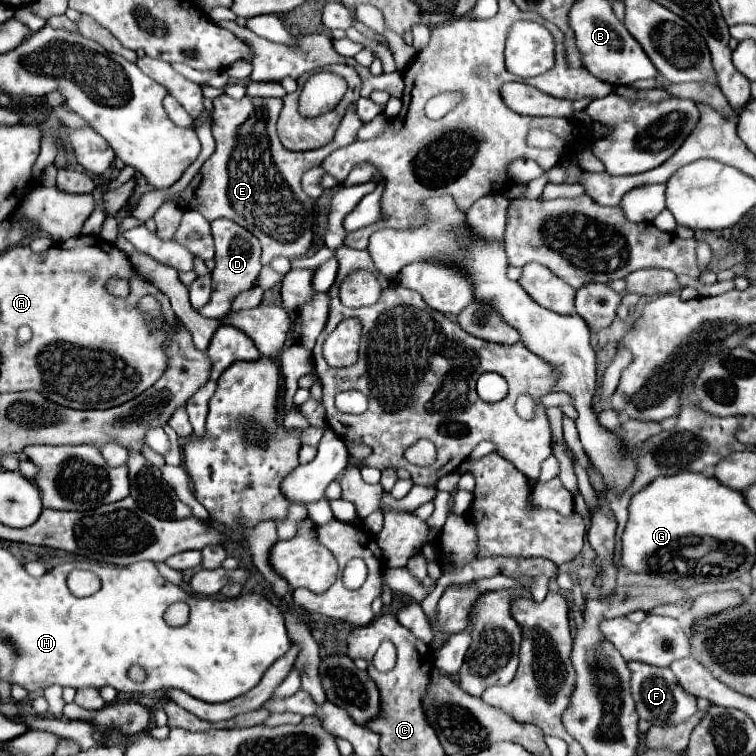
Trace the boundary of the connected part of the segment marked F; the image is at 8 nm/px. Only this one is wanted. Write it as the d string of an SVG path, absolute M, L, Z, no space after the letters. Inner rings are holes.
M631 661L629 669L631 669L631 693L635 699L639 719L649 721L651 725L671 727L671 725L679 725L679 723L687 721L689 717L693 717L699 711L697 697L689 695L687 691L683 691L683 687L677 685L677 679L671 669L653 667L653 665L639 663L639 661Z

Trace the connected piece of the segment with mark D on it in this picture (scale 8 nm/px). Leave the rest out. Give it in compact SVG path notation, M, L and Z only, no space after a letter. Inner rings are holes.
M217 219L211 223L213 229L213 239L215 239L215 269L213 269L213 291L211 299L207 305L199 309L203 317L213 317L213 319L223 319L231 311L233 299L251 289L255 279L259 277L261 271L261 243L255 235L251 235L247 229L239 227L237 223L229 219Z

